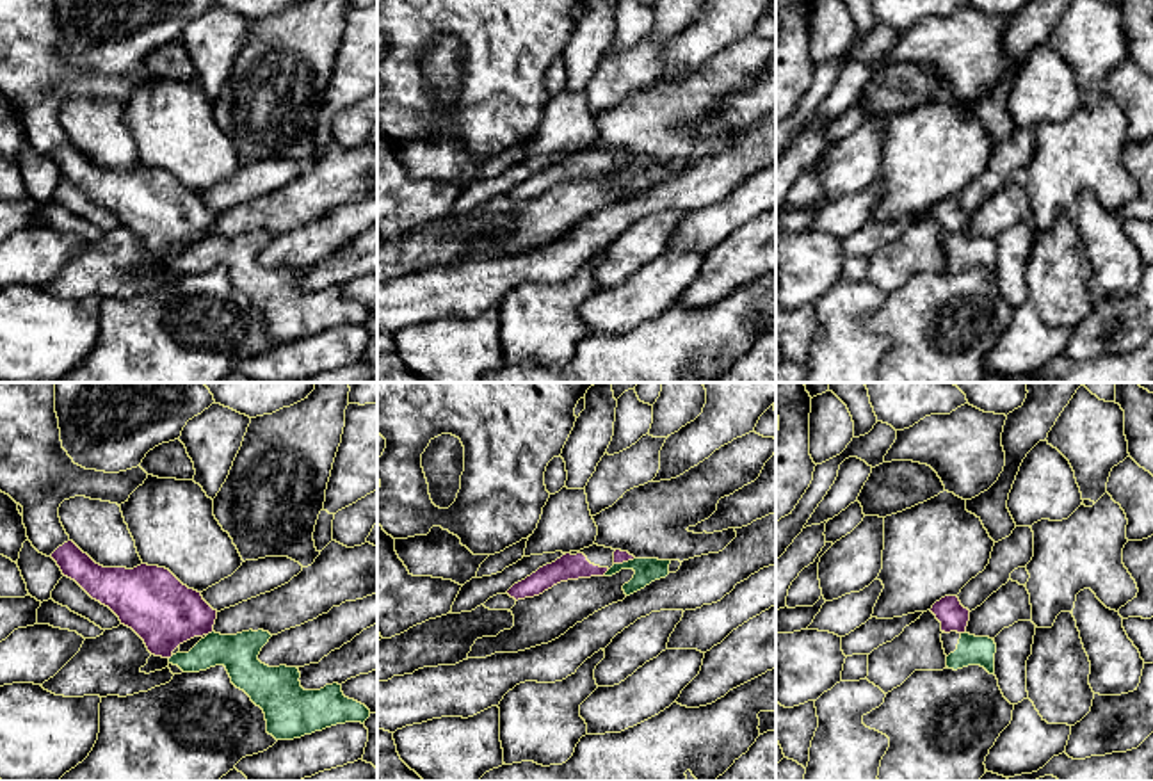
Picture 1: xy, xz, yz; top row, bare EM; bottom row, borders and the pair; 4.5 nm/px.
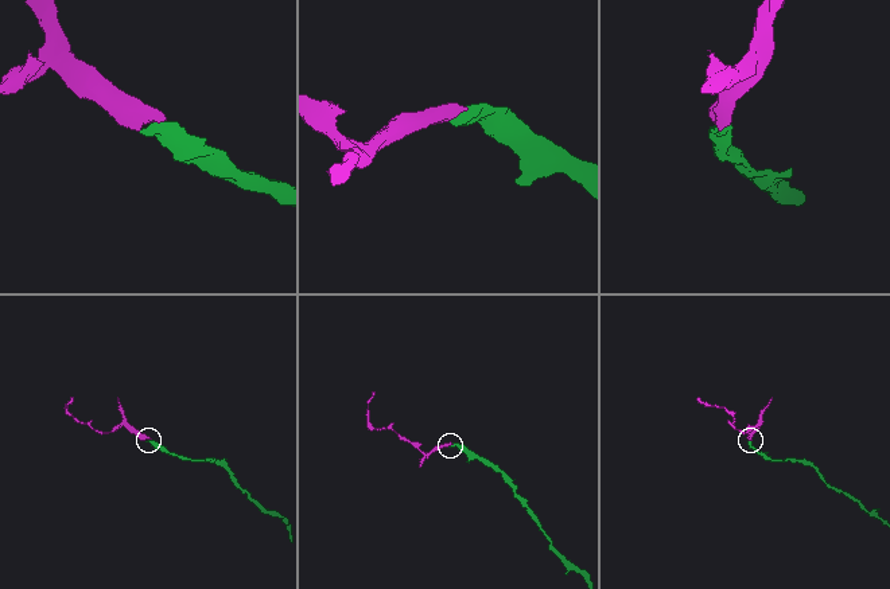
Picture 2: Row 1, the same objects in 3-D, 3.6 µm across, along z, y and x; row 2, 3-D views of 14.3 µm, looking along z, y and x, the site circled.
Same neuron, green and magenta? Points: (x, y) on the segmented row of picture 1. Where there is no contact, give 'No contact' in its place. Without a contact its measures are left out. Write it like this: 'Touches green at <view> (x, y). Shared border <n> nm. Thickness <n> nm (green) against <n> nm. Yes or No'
Touches green at xz (623, 563). Shared border 100 nm. Thickness 110 nm (green) against 60 nm. Yes

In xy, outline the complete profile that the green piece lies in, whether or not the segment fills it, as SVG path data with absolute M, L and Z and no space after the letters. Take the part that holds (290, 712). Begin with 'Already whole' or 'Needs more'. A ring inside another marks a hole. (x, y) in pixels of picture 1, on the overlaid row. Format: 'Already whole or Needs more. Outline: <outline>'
Needs more. Outline: M73 541L59 546L52 559L64 576L132 628L151 655L167 658L183 672L224 665L231 683L263 710L267 733L276 740L301 738L345 722L363 724L370 717L370 710L345 697L338 683L304 690L297 667L262 664L258 655L272 637L269 632L215 633L217 610L165 568L103 568ZM194 637L201 640L189 653L173 653Z

